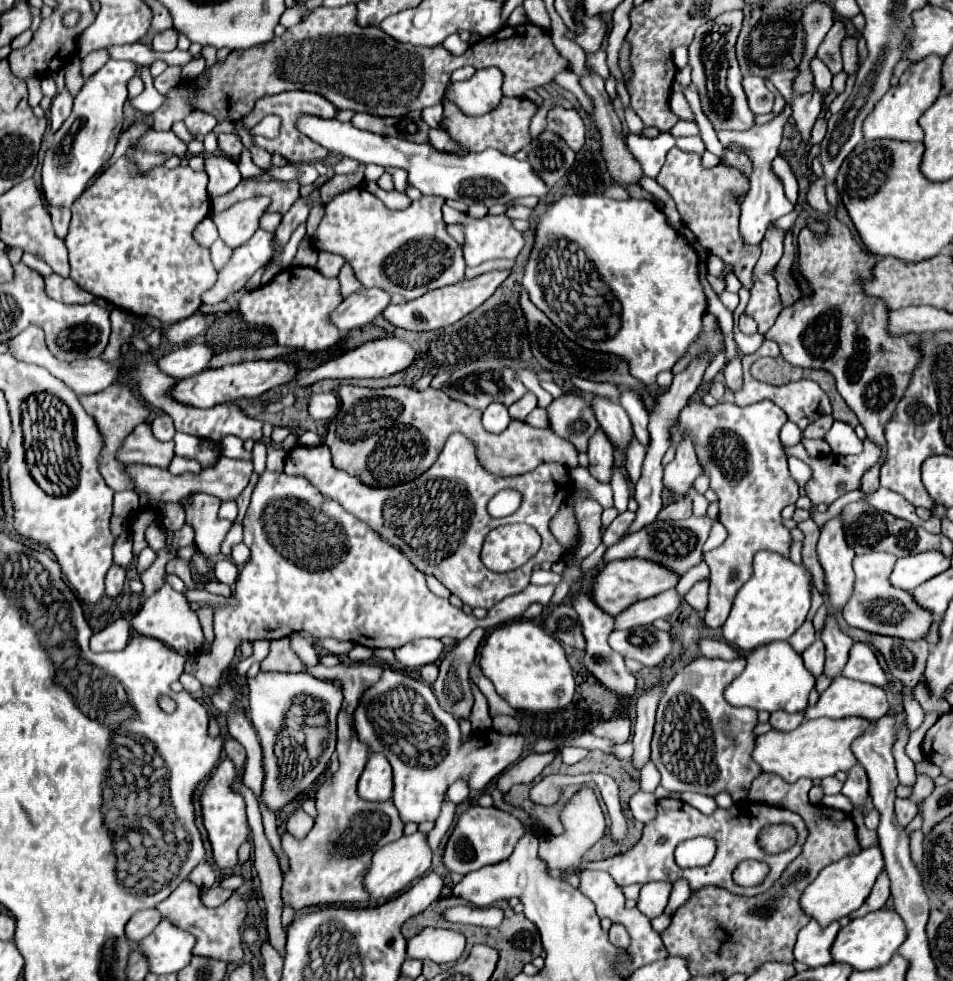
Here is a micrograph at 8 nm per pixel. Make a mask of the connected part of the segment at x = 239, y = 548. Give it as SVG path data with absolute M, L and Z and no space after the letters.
M241 542L241 544L237 544L235 548L233 548L233 552L231 552L231 560L237 564L237 566L243 566L247 560L249 560L249 548Z

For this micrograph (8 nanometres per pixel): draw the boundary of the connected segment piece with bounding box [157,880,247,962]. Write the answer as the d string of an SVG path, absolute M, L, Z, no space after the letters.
M183 880L177 890L165 898L161 904L157 904L157 910L161 912L161 916L169 922L173 922L173 926L191 932L197 942L193 946L193 954L199 956L211 956L211 958L219 958L225 962L241 962L243 958L243 950L241 950L241 934L239 934L239 926L243 922L243 918L247 916L247 906L241 900L238 893L234 893L224 904L217 908L207 908L201 904L200 888L197 888L193 882Z

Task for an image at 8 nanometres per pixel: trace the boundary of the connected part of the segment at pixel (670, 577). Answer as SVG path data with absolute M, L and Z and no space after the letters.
M629 558L629 560L613 560L609 564L605 564L603 568L599 568L599 572L593 576L591 580L591 588L589 594L593 594L597 606L601 606L601 610L605 610L611 616L617 616L619 612L623 612L627 606L631 606L637 600L645 600L651 596L657 596L669 588L673 588L677 584L679 576L673 574L671 570L667 570L661 564L655 562L647 562L641 558Z

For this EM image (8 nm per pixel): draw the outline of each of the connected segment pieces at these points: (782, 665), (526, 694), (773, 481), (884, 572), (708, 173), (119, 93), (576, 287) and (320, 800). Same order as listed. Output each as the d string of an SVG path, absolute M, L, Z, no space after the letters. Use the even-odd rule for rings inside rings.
M769 642L747 654L745 670L725 688L725 700L731 706L749 706L753 710L785 710L801 712L807 706L809 692L815 686L815 676L805 668L803 660L789 642Z
M519 620L495 628L481 648L479 666L493 682L497 694L513 708L531 712L551 712L567 707L575 694L575 680L563 646L541 626Z
M691 400L681 410L677 428L673 430L673 444L681 440L681 432L689 432L699 464L703 472L709 474L711 488L719 498L719 522L729 532L719 548L705 552L705 562L711 568L709 606L705 614L709 628L719 628L727 620L735 594L751 578L755 552L773 550L789 558L793 540L789 528L783 526L781 510L797 502L799 486L787 470L787 456L779 442L779 430L785 420L787 414L769 400L745 408L737 404L717 404L709 408ZM733 570L739 572L735 580L731 580Z
M871 552L871 554L855 556L853 570L855 570L857 582L855 582L851 600L843 608L845 620L849 626L861 628L873 634L897 636L905 640L921 640L933 622L933 614L917 606L909 592L893 588L889 584L889 574L893 570L893 564L895 564L895 556L887 552Z
M673 146L667 152L667 160L655 180L671 194L683 224L695 234L697 242L707 252L719 256L725 264L733 266L735 276L747 290L751 290L753 268L757 264L761 248L745 244L739 234L739 212L741 212L739 206L745 194L749 192L749 178L735 166L727 164L705 168L701 164L701 156L693 152L683 152L677 146Z
M109 60L101 70L85 80L81 92L73 100L71 116L53 134L51 146L43 162L43 192L49 204L71 206L85 190L87 182L97 174L115 150L123 126L123 104L127 100L127 82L137 74L137 64Z
M585 194L585 196L563 196L557 202L553 202L539 218L537 218L537 226L535 226L535 242L533 248L529 252L529 258L525 262L525 274L523 274L523 286L531 296L531 302L543 310L549 320L573 342L577 342L579 346L585 346L585 350L597 350L597 352L607 352L607 354L615 354L621 360L627 362L629 372L641 380L645 386L653 386L655 378L659 372L663 370L671 370L691 348L691 344L701 336L703 332L703 324L701 318L707 312L707 296L703 292L703 284L699 282L699 258L695 248L687 242L687 238L673 230L667 224L667 216L653 206L653 202L649 200L613 200L607 196L595 196L595 194Z
M318 663L315 666L305 666L305 670L309 674L313 674L315 678L325 678L325 680L337 680L343 686L343 708L337 716L337 754L339 754L339 770L327 778L319 790L315 792L315 808L317 808L317 818L315 818L315 826L311 828L311 832L303 838L297 840L295 836L291 836L289 832L283 832L281 836L281 848L289 858L289 870L283 874L283 890L281 890L281 898L283 904L291 906L295 912L303 910L303 908L311 908L311 906L353 906L353 904L361 904L369 900L369 894L363 888L363 876L369 870L371 864L371 856L373 852L379 848L379 844L389 844L395 842L403 836L403 822L399 820L397 808L393 806L393 802L367 802L361 800L357 796L357 782L355 778L361 776L367 758L369 758L369 748L365 746L365 742L361 742L353 730L353 710L357 710L361 694L365 694L365 690L369 690L369 686L373 686L379 678L383 668L381 666L373 666L373 664L351 664L351 666L335 666L335 668L325 668L323 664Z

